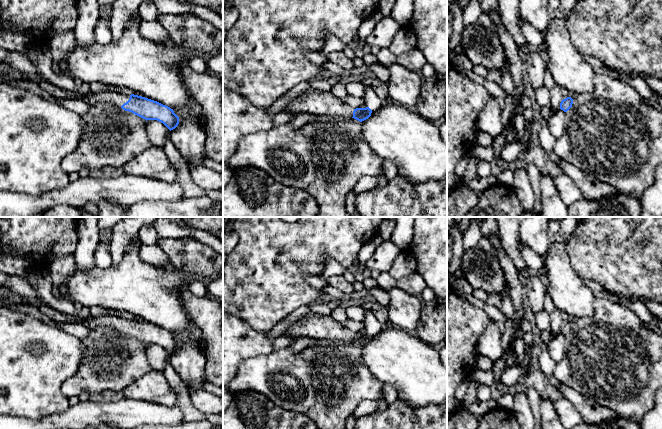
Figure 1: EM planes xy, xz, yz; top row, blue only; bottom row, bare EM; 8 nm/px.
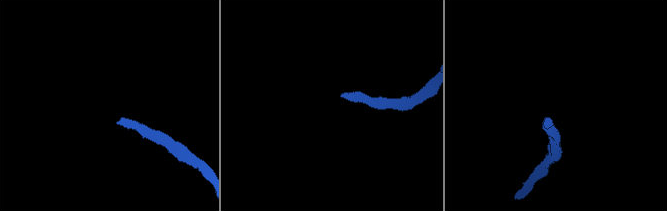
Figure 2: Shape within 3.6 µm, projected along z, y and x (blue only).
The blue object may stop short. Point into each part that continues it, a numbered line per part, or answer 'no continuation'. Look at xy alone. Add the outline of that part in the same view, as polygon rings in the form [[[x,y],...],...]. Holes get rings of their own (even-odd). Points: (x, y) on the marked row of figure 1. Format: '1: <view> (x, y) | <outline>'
1: xy (117, 98) | [[[27,77],[26,80],[36,83],[44,91],[48,92],[53,97],[57,97],[59,99],[79,99],[86,102],[89,105],[108,102],[118,107],[121,107],[124,103],[126,103],[129,100],[131,95],[127,92],[121,93],[118,91],[89,91],[87,93],[82,94],[78,91],[70,91],[67,89],[63,89],[43,79],[32,79],[30,77]]]

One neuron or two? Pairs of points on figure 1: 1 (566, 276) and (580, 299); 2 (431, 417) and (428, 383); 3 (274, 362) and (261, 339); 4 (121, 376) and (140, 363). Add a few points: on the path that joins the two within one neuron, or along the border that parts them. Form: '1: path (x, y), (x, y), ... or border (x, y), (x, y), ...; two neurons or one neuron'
1: path (566, 282), (566, 285), (574, 293); one neuron
2: border (406, 404), (412, 408), (436, 405); two neurons
3: border (274, 351), (268, 354), (258, 354), (246, 359); two neurons
4: path (126, 371), (135, 364); one neuron

